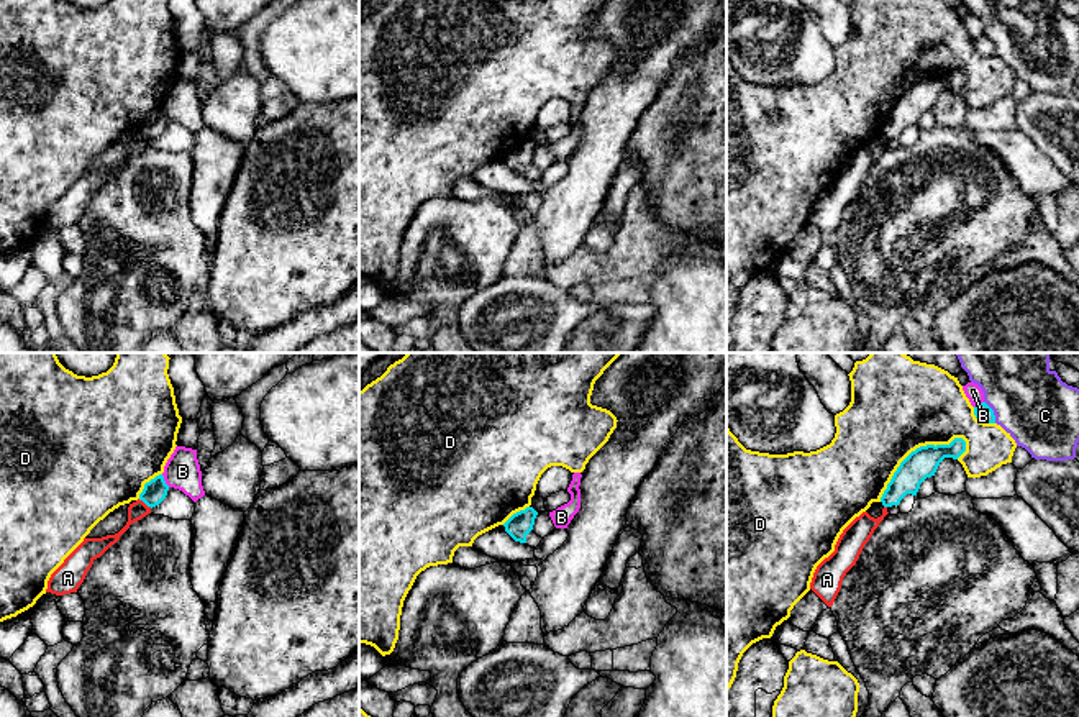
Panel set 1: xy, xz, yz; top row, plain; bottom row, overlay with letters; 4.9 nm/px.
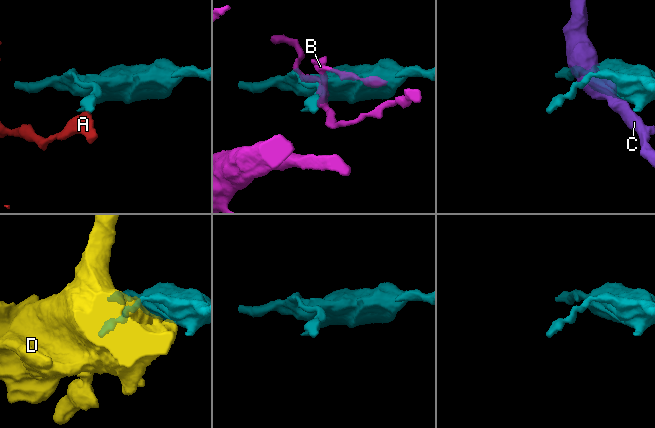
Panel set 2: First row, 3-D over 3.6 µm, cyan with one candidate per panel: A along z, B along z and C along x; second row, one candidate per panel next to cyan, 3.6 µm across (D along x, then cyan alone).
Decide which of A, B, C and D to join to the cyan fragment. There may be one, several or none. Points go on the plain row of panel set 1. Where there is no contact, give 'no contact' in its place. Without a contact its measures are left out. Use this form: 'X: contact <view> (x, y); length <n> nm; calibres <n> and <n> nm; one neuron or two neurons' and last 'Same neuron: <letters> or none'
A: contact xy (145, 135); length 80 nm; calibres 120 and 90 nm; two neurons
B: contact xy (164, 114); length 80 nm; calibres 120 and 180 nm; two neurons
C: contact yz (992, 45); length 130 nm; calibres 90 and 360 nm; two neurons
D: contact yz (915, 82); length 500 nm; calibres 150 and 440 nm; two neurons
Same neuron: none

